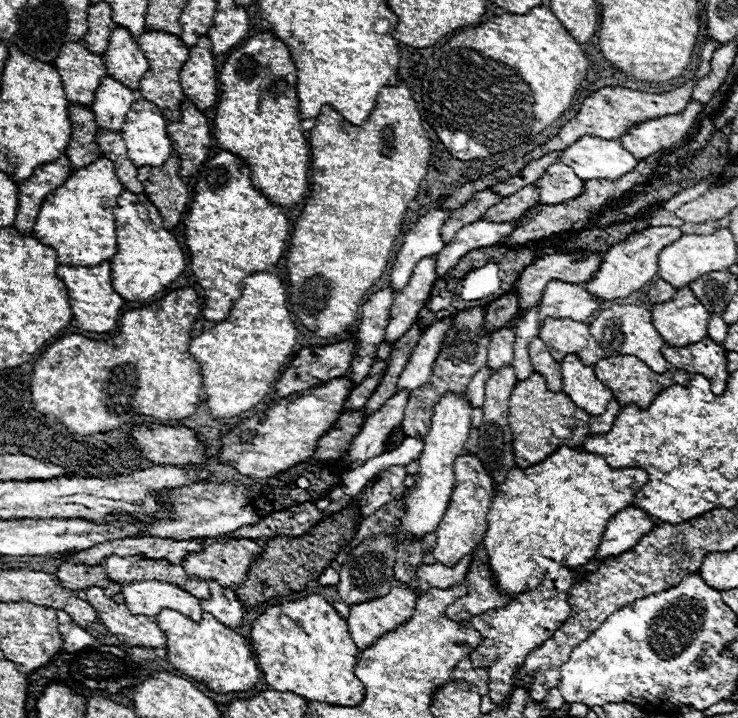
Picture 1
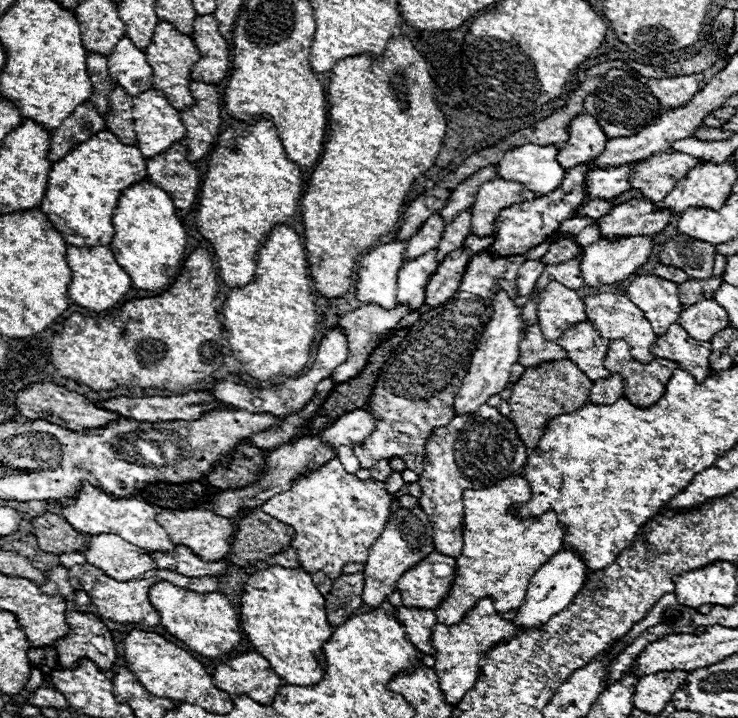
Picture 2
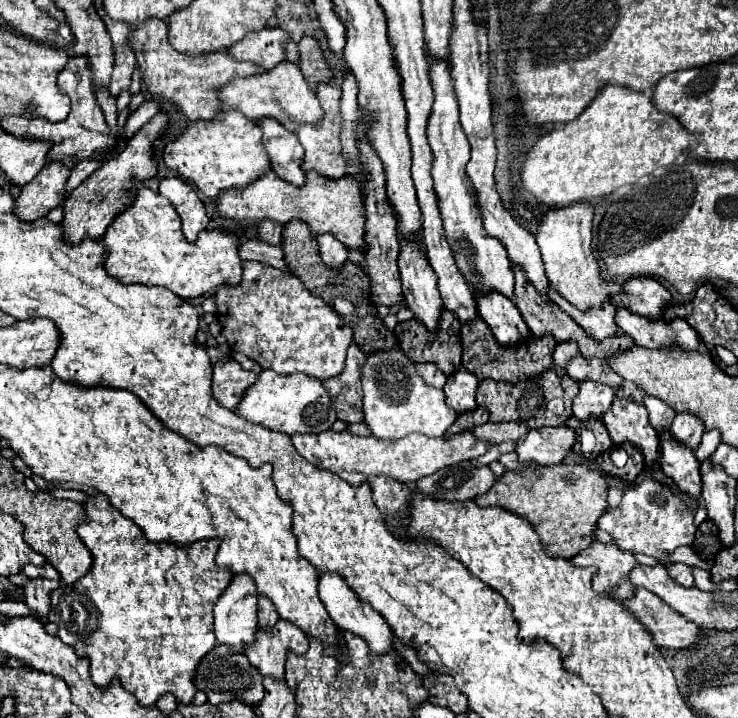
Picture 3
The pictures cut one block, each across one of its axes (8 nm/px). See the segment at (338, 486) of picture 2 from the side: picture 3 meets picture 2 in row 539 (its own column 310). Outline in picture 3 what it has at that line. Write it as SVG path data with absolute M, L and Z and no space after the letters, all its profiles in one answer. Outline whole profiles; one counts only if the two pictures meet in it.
M242 260L242 282L236 286L220 286L212 294L212 300L216 304L216 318L222 326L220 334L228 340L228 346L260 364L262 370L274 370L278 374L302 372L316 380L326 380L343 371L353 332L330 304L312 296L296 276L256 260Z

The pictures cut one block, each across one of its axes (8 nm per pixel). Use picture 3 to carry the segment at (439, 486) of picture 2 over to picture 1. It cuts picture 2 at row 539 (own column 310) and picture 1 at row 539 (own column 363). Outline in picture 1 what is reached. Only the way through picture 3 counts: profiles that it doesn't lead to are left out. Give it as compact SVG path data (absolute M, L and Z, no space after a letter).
M462 452L454 462L454 474L456 474L454 476L456 484L454 484L454 490L450 496L450 504L448 504L448 508L438 524L438 530L436 530L438 542L432 550L434 558L446 566L458 564L460 558L470 554L484 540L484 534L488 530L486 514L488 514L490 500L494 496L494 480L484 470L484 464L476 454Z

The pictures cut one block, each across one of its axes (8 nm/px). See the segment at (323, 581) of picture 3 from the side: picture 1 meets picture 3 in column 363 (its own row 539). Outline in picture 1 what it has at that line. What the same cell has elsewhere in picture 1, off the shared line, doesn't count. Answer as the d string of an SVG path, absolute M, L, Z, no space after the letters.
M626 508L618 512L618 516L612 516L606 524L606 530L602 534L602 542L598 546L598 552L594 560L602 562L610 556L618 556L634 544L638 544L638 538L646 532L650 532L656 526L656 520L650 520L642 510Z

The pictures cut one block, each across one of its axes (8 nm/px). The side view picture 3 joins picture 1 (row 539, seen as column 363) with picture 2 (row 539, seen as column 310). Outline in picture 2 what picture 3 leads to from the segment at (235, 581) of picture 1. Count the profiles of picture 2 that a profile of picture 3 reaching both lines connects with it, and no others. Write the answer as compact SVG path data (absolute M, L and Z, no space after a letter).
M164 508L158 512L156 520L158 524L162 524L162 528L166 528L174 544L188 546L196 556L200 556L206 562L216 562L216 560L222 560L226 554L230 554L234 526L228 518L216 516L210 510L168 510Z

